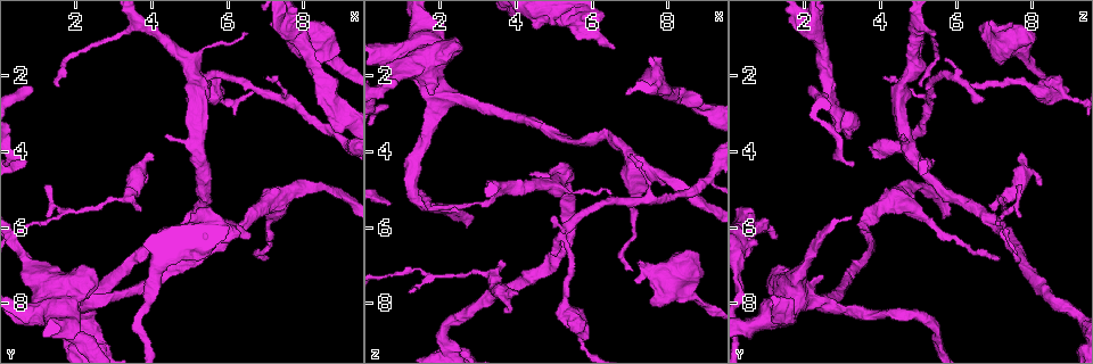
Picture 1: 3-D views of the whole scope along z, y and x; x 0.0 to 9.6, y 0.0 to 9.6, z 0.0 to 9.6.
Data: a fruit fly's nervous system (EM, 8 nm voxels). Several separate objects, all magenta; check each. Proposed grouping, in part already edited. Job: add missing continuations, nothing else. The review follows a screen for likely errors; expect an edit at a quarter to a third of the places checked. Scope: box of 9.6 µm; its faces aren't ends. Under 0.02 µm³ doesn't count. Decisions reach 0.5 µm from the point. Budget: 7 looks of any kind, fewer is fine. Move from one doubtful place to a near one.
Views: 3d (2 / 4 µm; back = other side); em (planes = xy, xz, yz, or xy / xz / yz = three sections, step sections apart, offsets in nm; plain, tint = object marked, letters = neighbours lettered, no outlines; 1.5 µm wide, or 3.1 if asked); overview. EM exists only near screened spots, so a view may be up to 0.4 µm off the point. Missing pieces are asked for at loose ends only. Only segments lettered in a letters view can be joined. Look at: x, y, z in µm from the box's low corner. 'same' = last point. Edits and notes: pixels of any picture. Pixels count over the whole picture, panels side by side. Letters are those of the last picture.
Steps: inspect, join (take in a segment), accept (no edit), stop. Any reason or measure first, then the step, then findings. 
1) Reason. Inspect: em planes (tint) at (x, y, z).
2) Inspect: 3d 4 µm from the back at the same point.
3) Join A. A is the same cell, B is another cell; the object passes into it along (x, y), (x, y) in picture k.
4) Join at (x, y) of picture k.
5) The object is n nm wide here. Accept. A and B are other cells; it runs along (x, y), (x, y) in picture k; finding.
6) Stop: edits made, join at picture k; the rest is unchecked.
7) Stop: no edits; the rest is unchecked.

Free end. Inspect: 3d 2 µm from the back at (4.00, 4.10, 7.70).

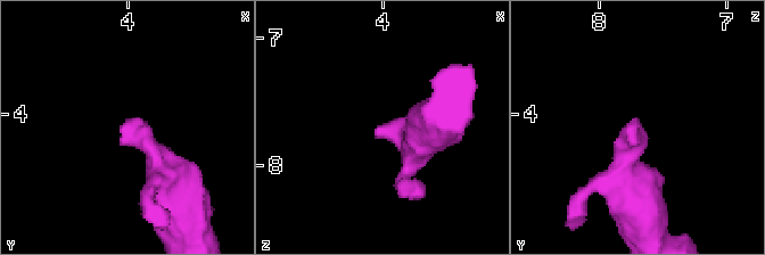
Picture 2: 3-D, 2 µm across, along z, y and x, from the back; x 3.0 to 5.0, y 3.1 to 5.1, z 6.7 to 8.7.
Inspect: em planes (letters) at (4.04, 4.10, 7.72).

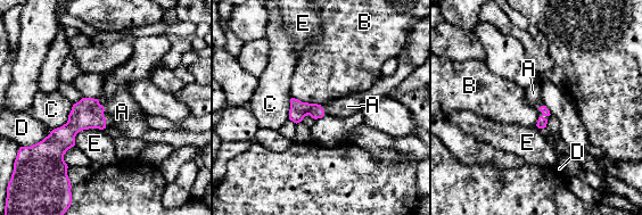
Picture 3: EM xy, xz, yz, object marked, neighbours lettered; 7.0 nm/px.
Join A. A is the same cell, B, C, D and E are other cells; the object passes into it along (542, 122), (542, 113), (533, 93) in picture 3; it goes on there.

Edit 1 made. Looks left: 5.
Free end. Inspect: 3d 4 µm from the back at (0.85, 2.25, 2.20).

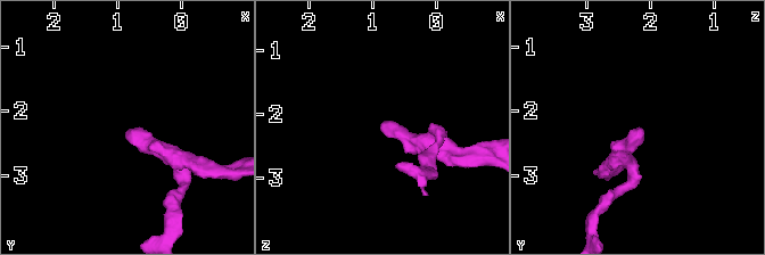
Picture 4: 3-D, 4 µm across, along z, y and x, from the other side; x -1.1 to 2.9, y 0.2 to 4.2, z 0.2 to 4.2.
Now the EM. Inspect: em planes (letters) at (0.90, 2.30, 2.20).

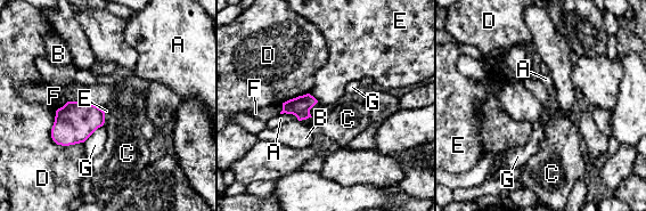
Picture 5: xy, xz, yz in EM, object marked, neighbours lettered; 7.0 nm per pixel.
Accept. A, B, C, D, E, F and G are other cells; a border runs along (309, 94), (318, 100) in picture 5; no lettered segment goes on from it.

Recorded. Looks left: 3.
Tapers out. Inspect: 3d 4 µm at (1.60, 2.25, 5.10).

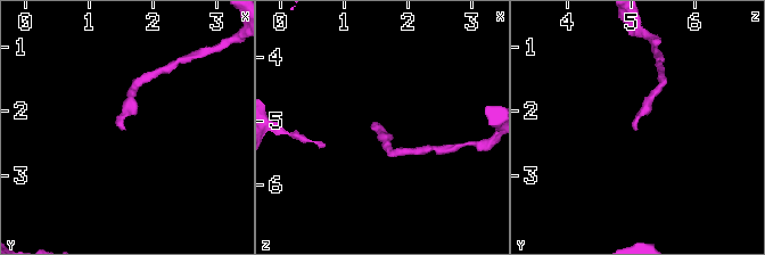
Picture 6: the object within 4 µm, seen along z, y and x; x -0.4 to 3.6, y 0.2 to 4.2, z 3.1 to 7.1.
Now the EM. Inspect: em yz step 4 (letters) at (1.55, 2.25, 5.05).

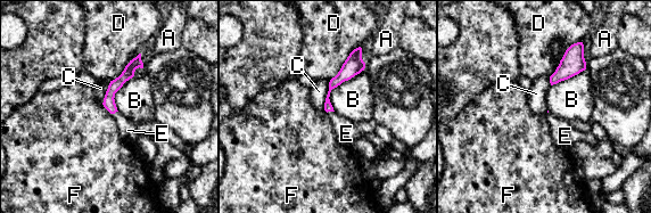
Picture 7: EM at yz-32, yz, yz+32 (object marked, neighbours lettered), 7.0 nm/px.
Another direction. Inspect: em planes (letters) at the same point.

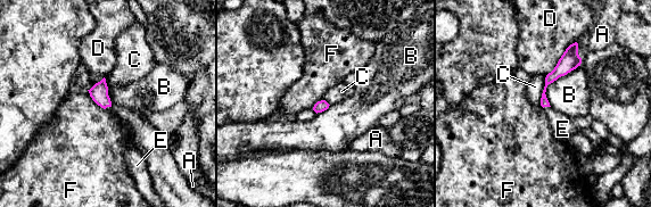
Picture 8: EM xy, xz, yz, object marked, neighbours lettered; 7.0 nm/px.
The longest contact is with B, 360 nm. Join E. E is the same cell, A, B, C, D and F are other cells; it goes on there.

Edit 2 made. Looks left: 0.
Stop: edits made, join at picture 3, join at picture 8; the rest is unchecked.

